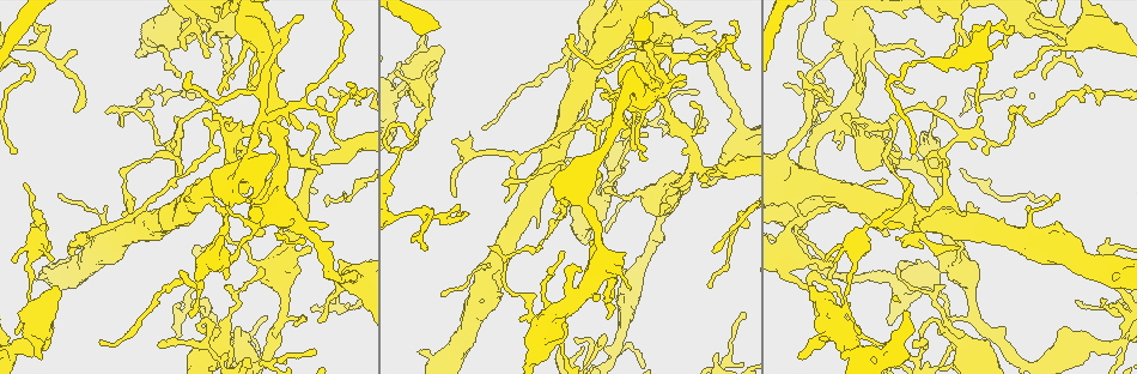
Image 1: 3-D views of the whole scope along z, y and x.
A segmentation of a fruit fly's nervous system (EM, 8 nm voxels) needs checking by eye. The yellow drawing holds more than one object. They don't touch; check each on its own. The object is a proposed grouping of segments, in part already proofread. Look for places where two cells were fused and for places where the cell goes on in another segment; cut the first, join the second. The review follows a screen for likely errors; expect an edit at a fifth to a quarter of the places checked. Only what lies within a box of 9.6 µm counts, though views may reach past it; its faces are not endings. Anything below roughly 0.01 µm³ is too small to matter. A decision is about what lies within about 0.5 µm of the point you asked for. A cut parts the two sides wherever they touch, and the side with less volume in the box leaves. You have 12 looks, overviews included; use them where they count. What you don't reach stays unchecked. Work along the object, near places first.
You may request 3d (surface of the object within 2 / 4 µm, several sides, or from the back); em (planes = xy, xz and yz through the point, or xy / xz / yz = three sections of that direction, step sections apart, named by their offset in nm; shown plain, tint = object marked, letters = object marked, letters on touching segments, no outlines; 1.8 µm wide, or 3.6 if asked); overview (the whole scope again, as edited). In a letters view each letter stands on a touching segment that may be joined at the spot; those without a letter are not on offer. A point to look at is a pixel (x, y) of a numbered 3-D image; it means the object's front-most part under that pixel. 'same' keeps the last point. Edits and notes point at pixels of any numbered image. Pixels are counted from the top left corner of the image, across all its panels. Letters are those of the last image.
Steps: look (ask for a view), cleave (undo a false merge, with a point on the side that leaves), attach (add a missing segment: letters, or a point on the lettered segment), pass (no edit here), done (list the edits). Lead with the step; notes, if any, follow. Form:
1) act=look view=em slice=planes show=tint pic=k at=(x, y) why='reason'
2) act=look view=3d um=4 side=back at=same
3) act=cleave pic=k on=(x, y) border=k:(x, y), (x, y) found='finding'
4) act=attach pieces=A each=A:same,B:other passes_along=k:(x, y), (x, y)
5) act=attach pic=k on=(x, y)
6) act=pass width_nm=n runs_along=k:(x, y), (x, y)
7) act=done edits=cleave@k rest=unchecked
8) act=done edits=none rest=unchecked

act=look view=em um=3.6 slice=planes show=letters pic=1 at=(836, 312) why='a narrow waist'

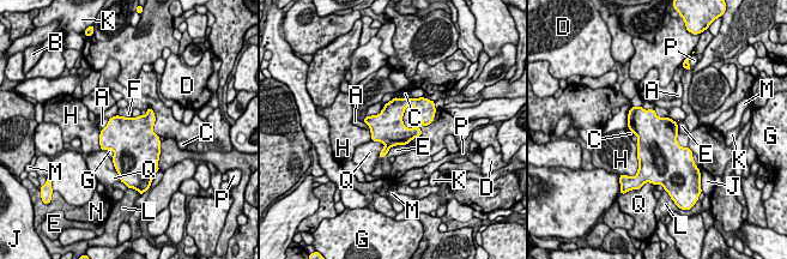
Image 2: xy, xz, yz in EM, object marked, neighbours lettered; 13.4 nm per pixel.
act=cleave pic=2 on=(386, 149) width_nm=420 each=A:other,B:other,C:other,D:other,E:other,F:other,G:other,H:other,J:other,K:other,L:other,M:other,N:other,P:other,Q:other border=2:(386, 145), (389, 146) found='two cells meet here'

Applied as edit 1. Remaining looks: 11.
act=look view=overview

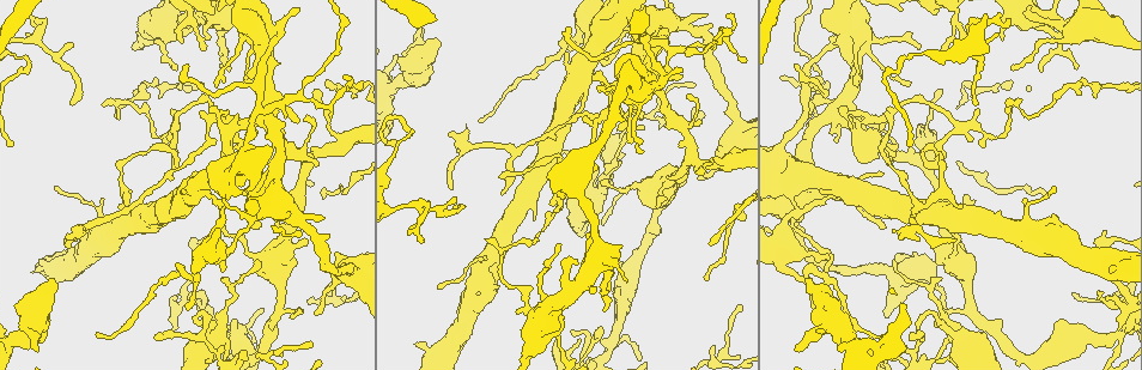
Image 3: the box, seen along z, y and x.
act=look view=em um=3.6 slice=yz step=16 show=tint pic=3 at=(782, 271) why='sharp bend'

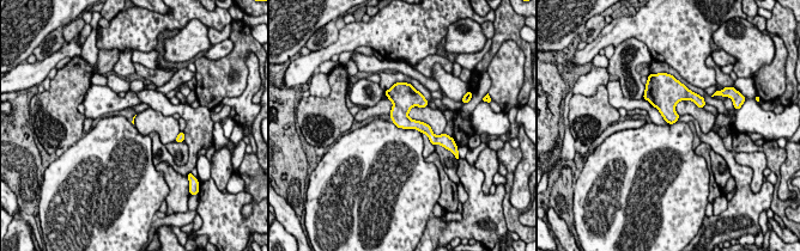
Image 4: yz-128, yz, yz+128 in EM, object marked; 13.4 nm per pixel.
act=look view=em um=3.6 slice=planes show=tint at=same why='cut it another way'

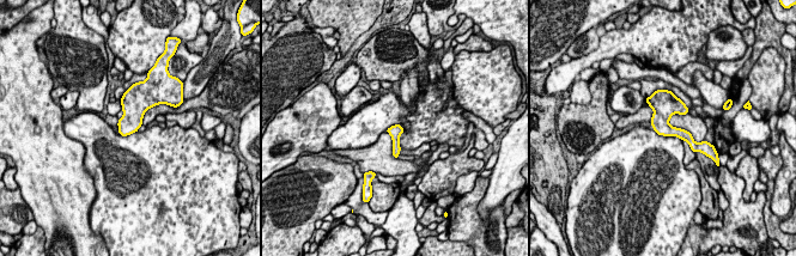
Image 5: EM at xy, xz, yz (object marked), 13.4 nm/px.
act=look view=em um=3.6 slice=planes show=letters at=same

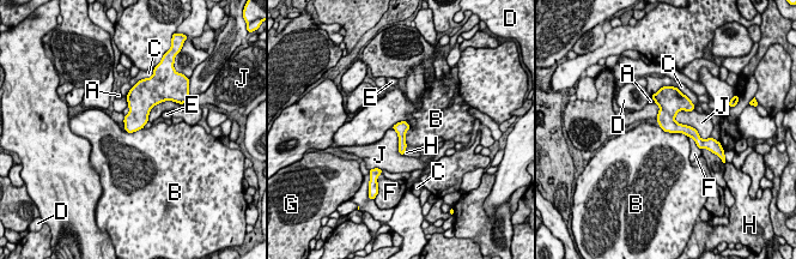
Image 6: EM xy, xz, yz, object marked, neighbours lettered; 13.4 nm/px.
act=pass each=A:other,B:other,C:other,D:other,E:other,F:other,G:other,H:other,J:other border=6:(401, 120), (409, 126), (407, 145) found='one cell here'

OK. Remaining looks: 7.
act=look view=3d um=4 pic=3 at=(504, 247) why='sharp bend'

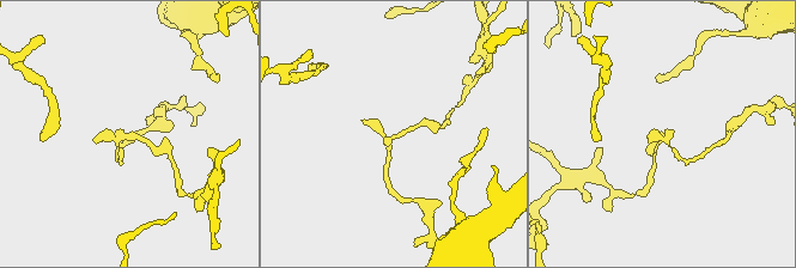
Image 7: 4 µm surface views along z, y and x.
act=look view=em slice=yz step=16 show=tint pic=7 at=(664, 134) why='need the tissue'

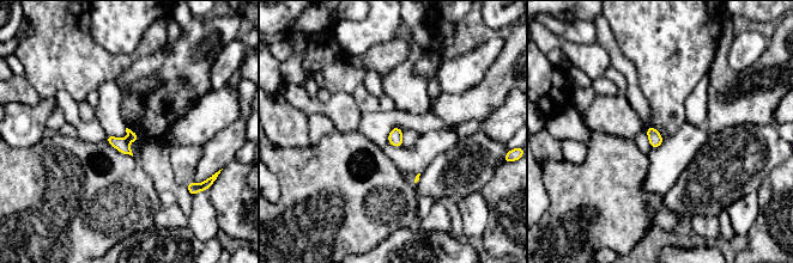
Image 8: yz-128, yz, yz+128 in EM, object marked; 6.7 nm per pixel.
act=look view=em slice=planes show=letters at=same why='cut it another way'

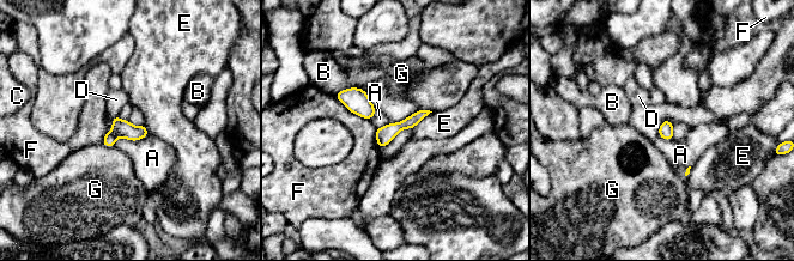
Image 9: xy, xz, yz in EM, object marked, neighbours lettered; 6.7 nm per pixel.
act=cleave pic=9 on=(109, 140) each=A:other,B:other,C:other,D:other,E:other,F:other,G:other border=9:(110, 131), (115, 137) found='a second cell is stuck on'

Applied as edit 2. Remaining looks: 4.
act=look view=3d um=4 pic=3 at=(593, 270) why='closes a loop'

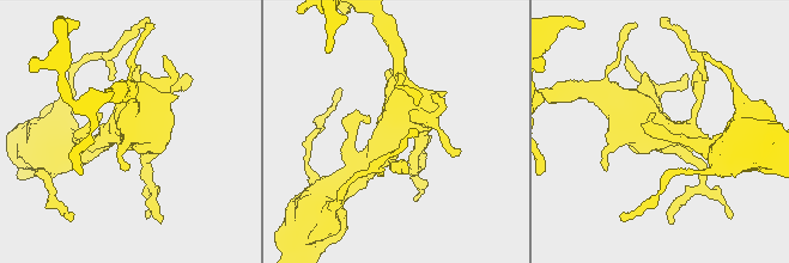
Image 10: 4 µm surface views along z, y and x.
act=look view=em um=3.6 slice=planes show=letters pic=10 at=(394, 132)

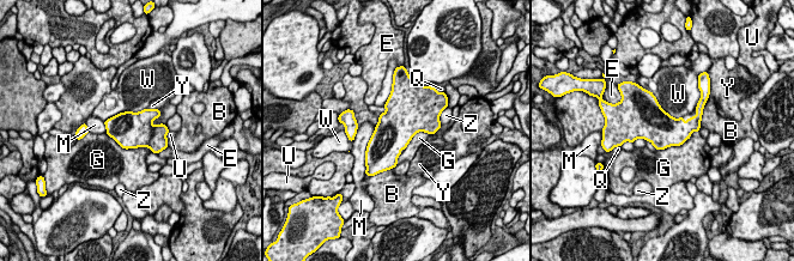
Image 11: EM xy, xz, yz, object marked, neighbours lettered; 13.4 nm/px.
act=pass each=B:other,E:other,G:other,M:other,Q:other,U:other,W:other,Y:other,Z:other border=11:(105, 132), (122, 147), (151, 151) found='continuous, no second cell'

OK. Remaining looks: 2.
act=done edits=cleave@2,cleave@9 rest=unchecked

